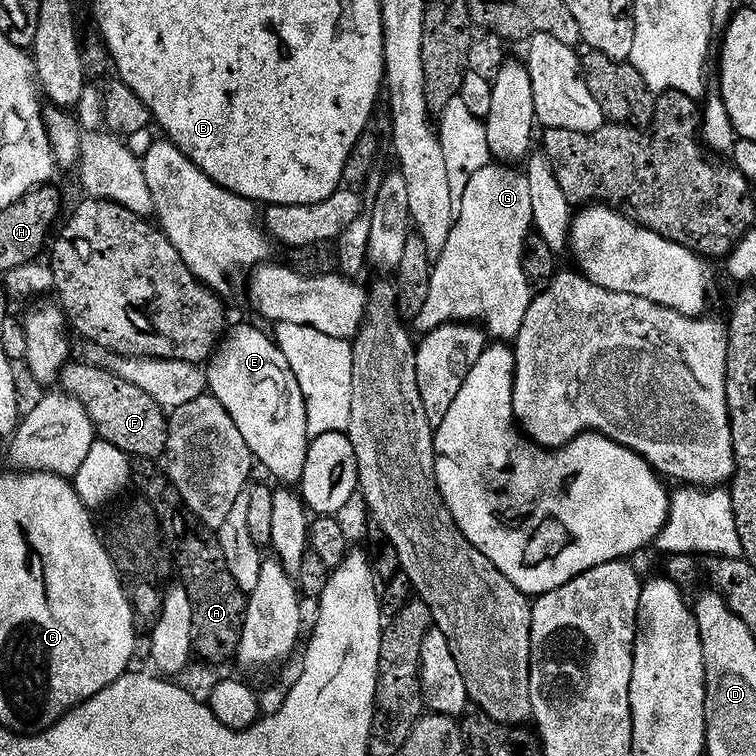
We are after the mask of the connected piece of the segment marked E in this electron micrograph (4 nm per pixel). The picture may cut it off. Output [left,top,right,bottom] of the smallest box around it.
[207,328,310,486]

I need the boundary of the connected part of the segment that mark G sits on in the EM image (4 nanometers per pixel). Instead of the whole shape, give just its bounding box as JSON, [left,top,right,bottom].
[415,162,534,341]

